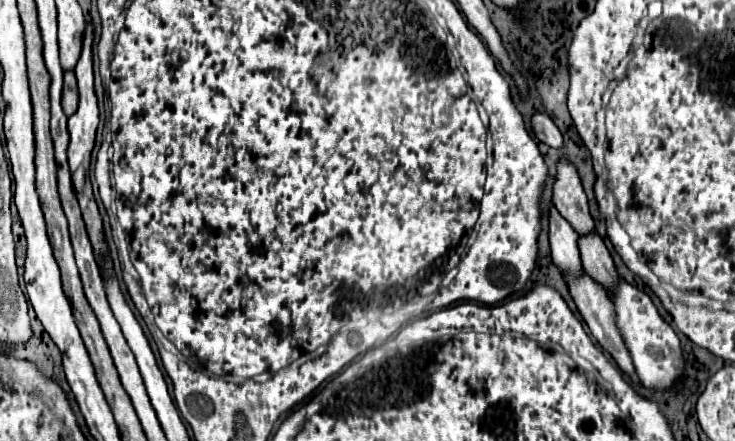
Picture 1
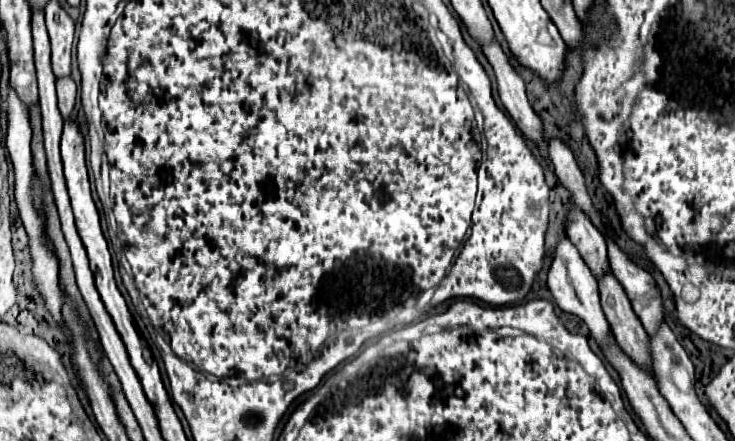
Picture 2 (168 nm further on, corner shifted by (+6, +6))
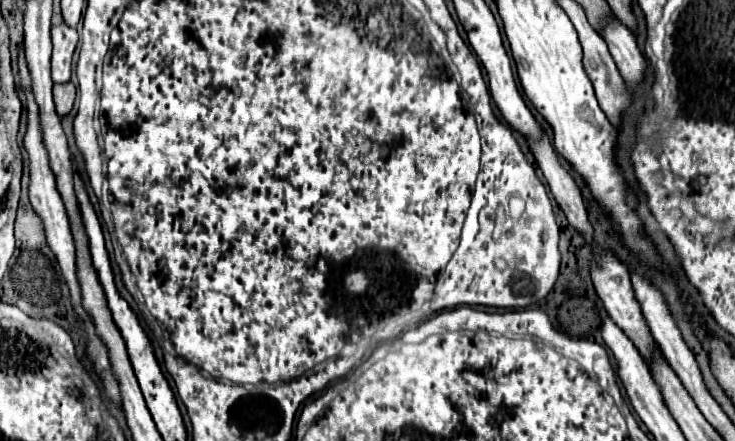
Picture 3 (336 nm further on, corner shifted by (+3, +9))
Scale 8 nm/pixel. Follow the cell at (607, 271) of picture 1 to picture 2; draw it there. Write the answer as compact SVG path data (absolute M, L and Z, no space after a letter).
M606 271L598 277L598 289L602 311L610 321L610 329L618 345L622 345L622 349L626 349L626 353L646 369L646 331L636 317L624 287L612 271Z

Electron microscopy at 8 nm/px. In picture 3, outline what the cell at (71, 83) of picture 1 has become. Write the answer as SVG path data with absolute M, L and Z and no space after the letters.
M71 82L67 84L55 84L53 86L53 100L57 106L57 114L63 118L71 112L73 102L75 102L75 86Z

